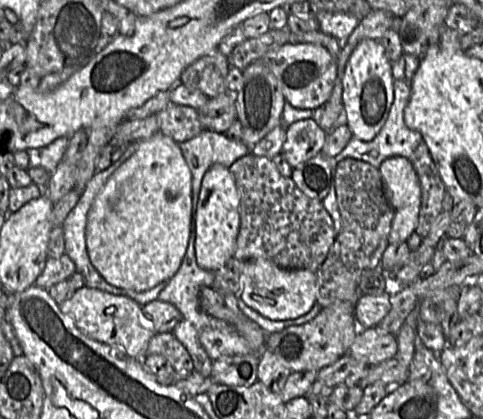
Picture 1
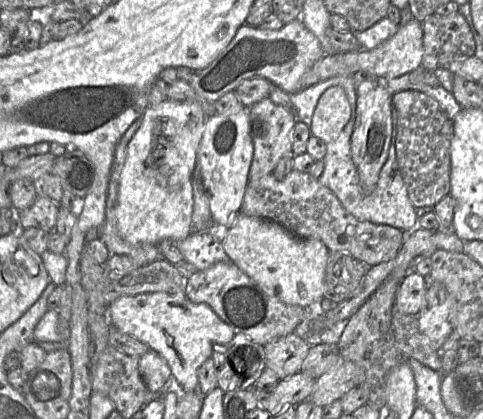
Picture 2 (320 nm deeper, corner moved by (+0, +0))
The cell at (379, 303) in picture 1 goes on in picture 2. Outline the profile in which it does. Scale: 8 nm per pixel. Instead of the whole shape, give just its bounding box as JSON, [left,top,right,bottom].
[394,271,428,316]

